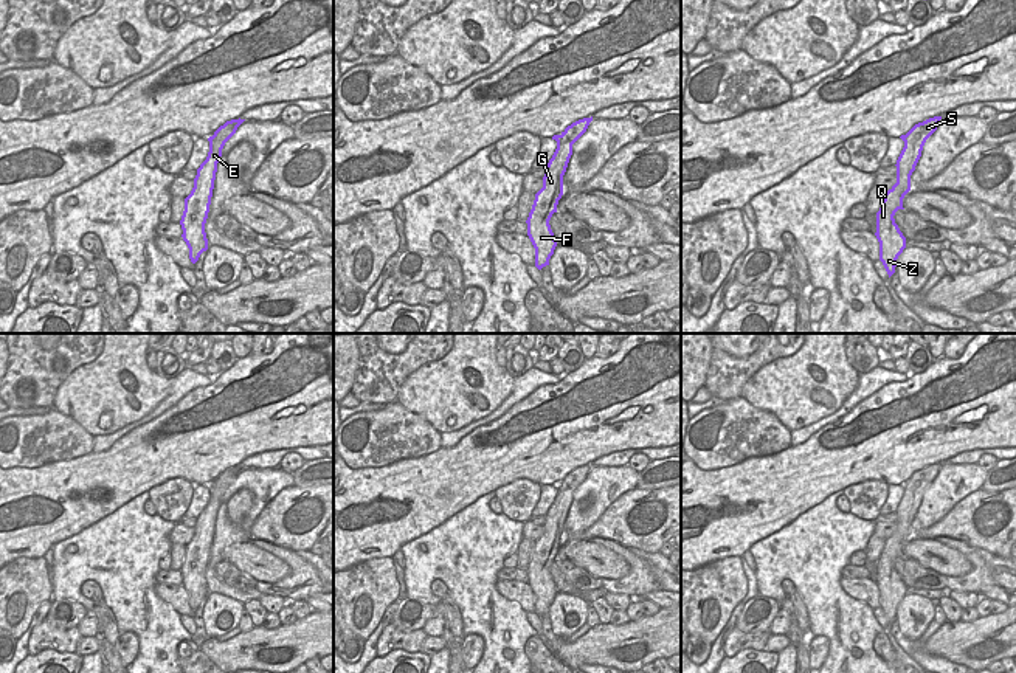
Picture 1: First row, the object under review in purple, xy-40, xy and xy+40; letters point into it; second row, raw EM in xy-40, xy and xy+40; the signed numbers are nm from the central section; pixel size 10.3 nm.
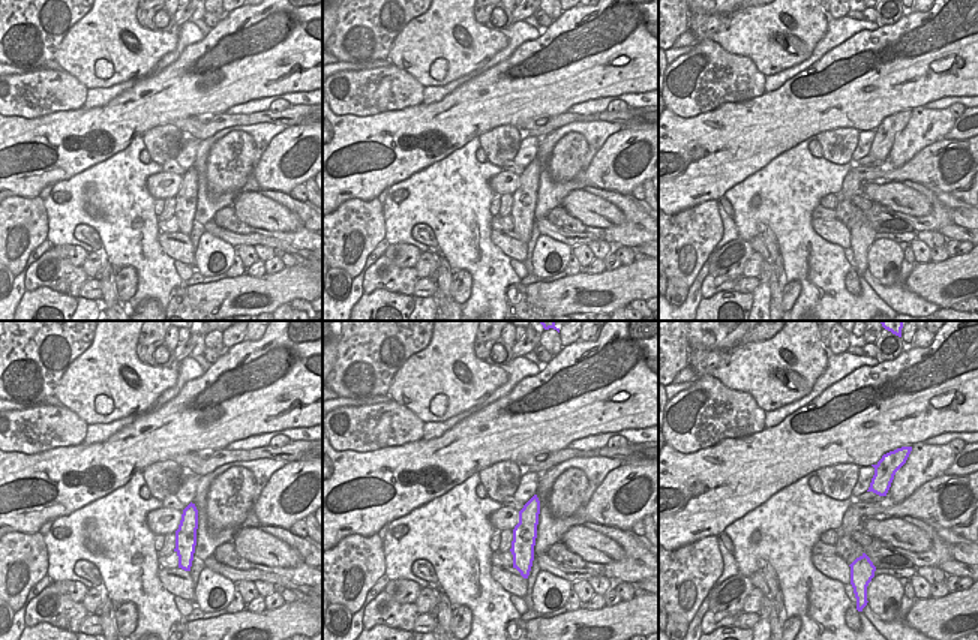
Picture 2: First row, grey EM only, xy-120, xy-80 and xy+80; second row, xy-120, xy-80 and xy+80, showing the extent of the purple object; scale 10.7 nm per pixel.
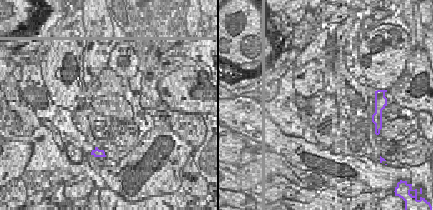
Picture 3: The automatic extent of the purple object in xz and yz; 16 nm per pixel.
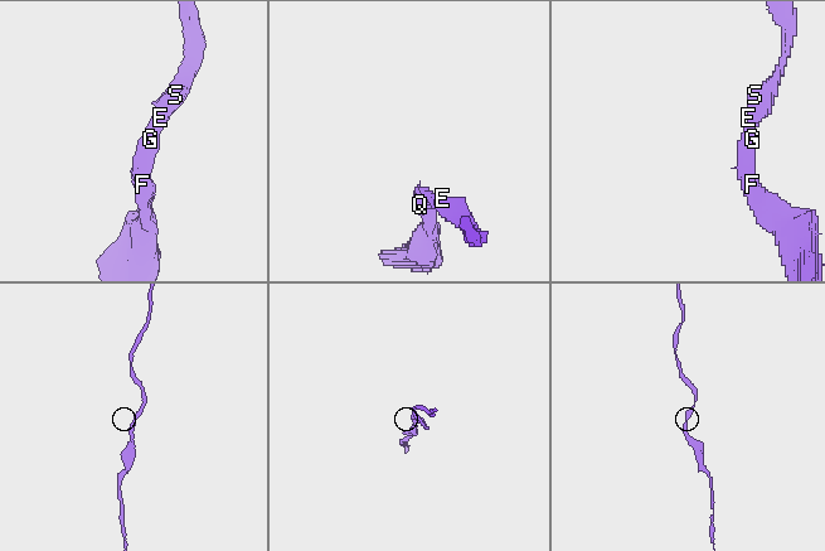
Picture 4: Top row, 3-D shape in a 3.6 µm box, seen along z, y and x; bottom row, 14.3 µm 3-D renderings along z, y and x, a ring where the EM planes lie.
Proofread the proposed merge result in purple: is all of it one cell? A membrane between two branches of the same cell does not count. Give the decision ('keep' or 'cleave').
keep

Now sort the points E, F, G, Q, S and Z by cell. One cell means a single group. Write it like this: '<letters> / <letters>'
E F G Q S Z

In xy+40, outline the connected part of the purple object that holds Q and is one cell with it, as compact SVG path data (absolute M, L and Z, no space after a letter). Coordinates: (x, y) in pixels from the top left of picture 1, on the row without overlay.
M942 464L929 465L915 471L900 485L904 495L897 507L897 530L884 541L879 558L876 560L876 586L879 589L879 608L889 625L895 620L897 606L906 595L906 585L895 571L895 560L903 555L903 546L911 538L911 523L921 504L926 487L937 478Z

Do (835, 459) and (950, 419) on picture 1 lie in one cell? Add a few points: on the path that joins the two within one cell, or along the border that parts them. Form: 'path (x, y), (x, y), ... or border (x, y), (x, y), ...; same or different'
path (863, 445), (888, 438), (903, 427), (922, 421); same

